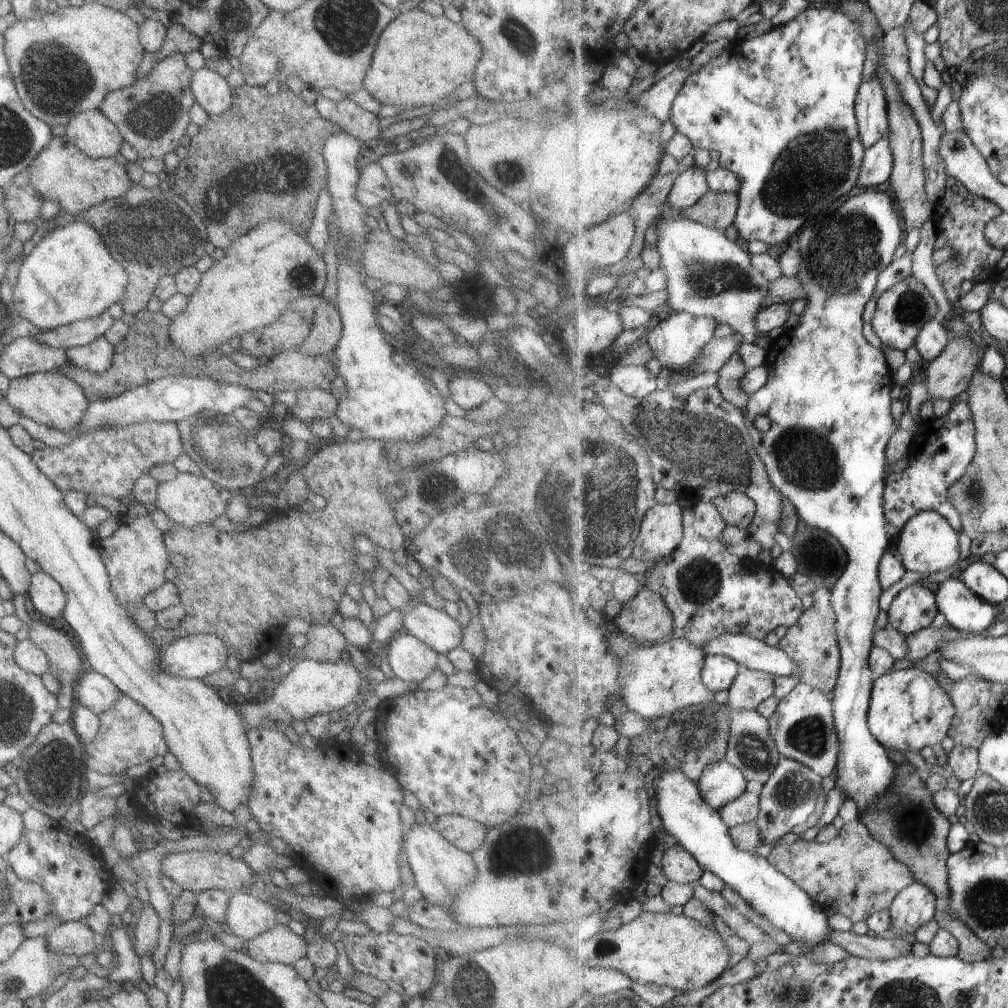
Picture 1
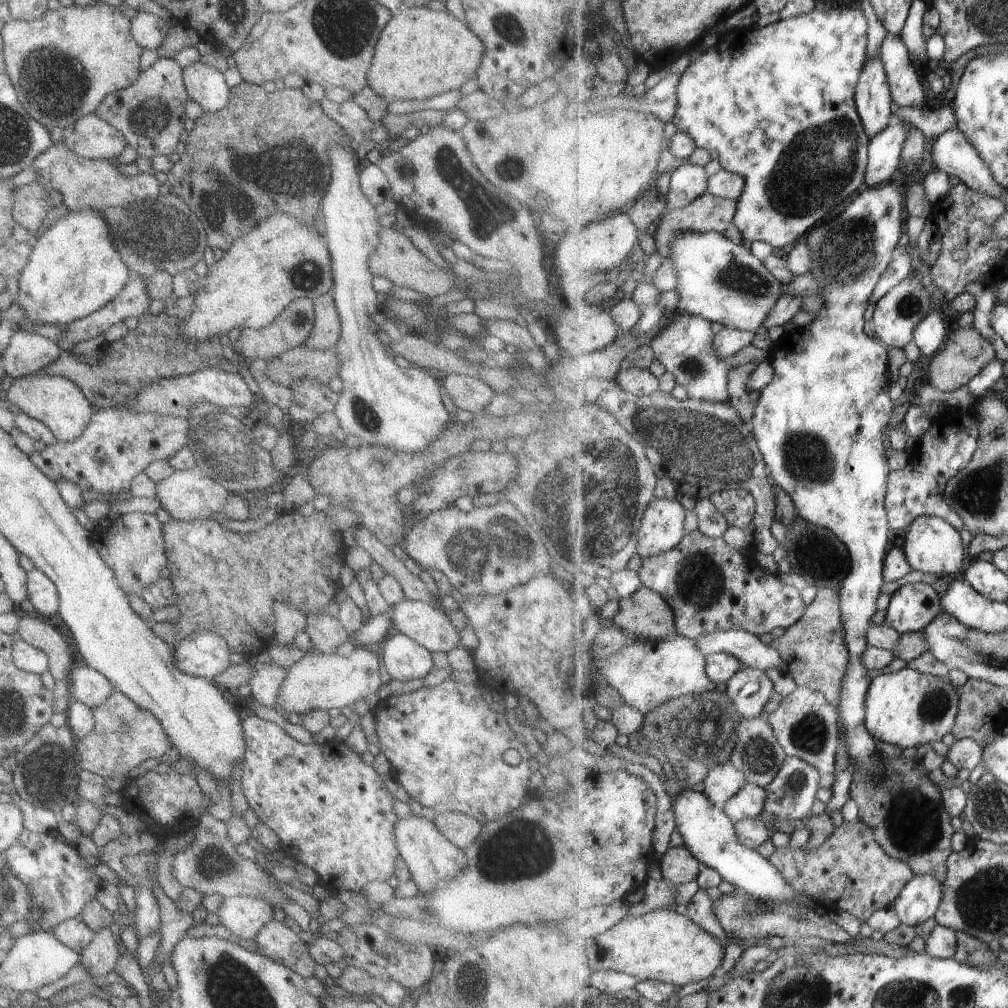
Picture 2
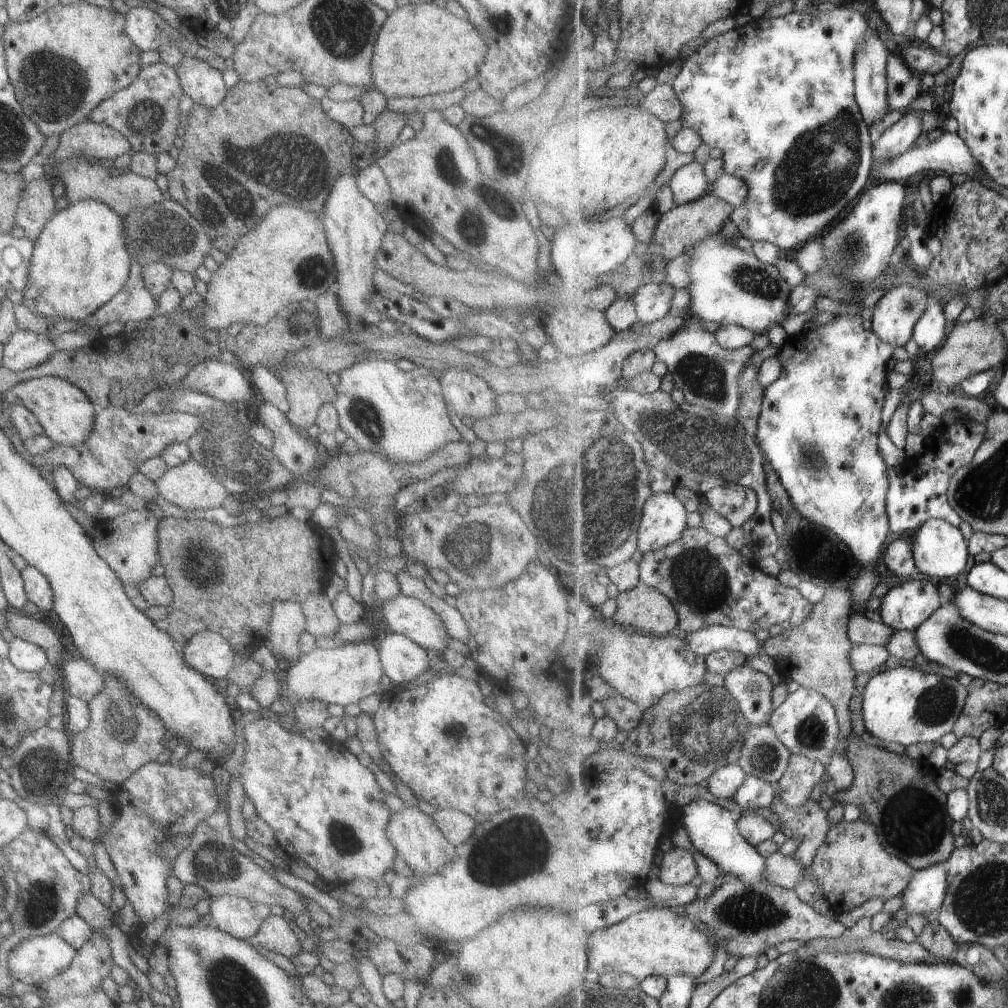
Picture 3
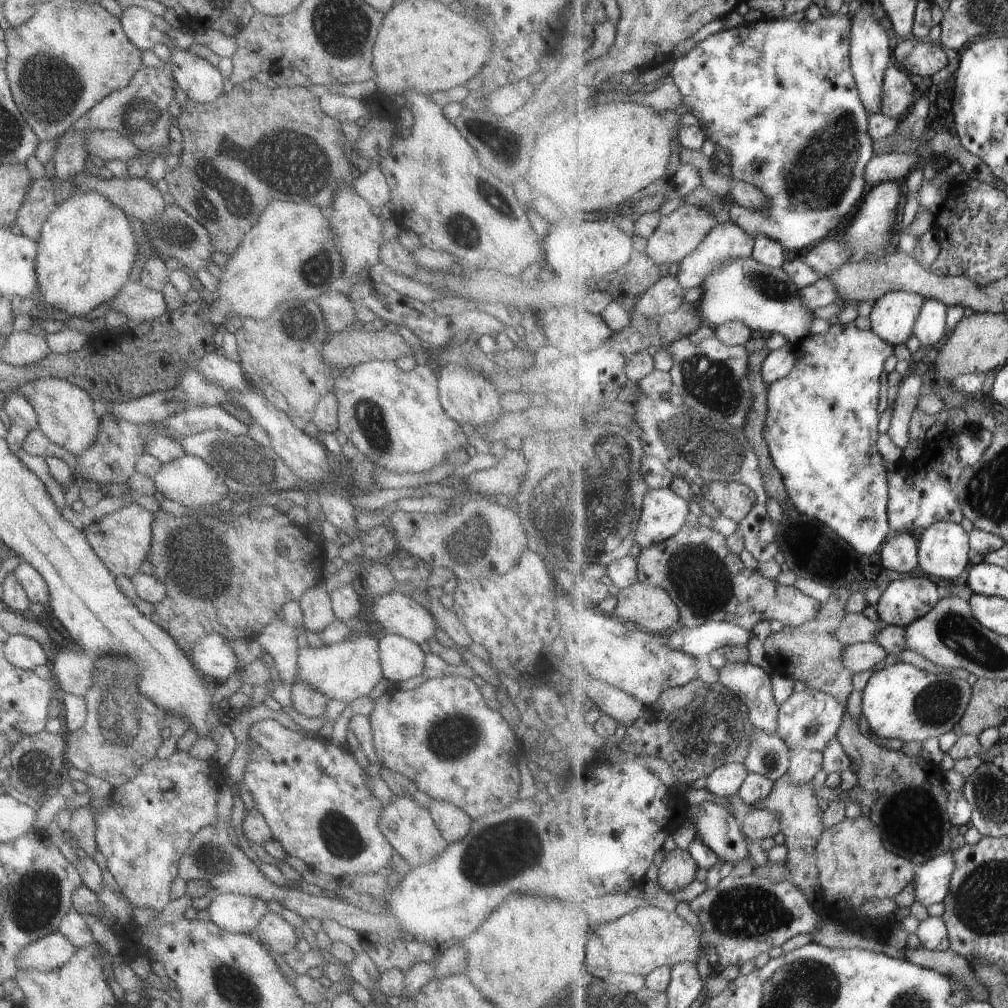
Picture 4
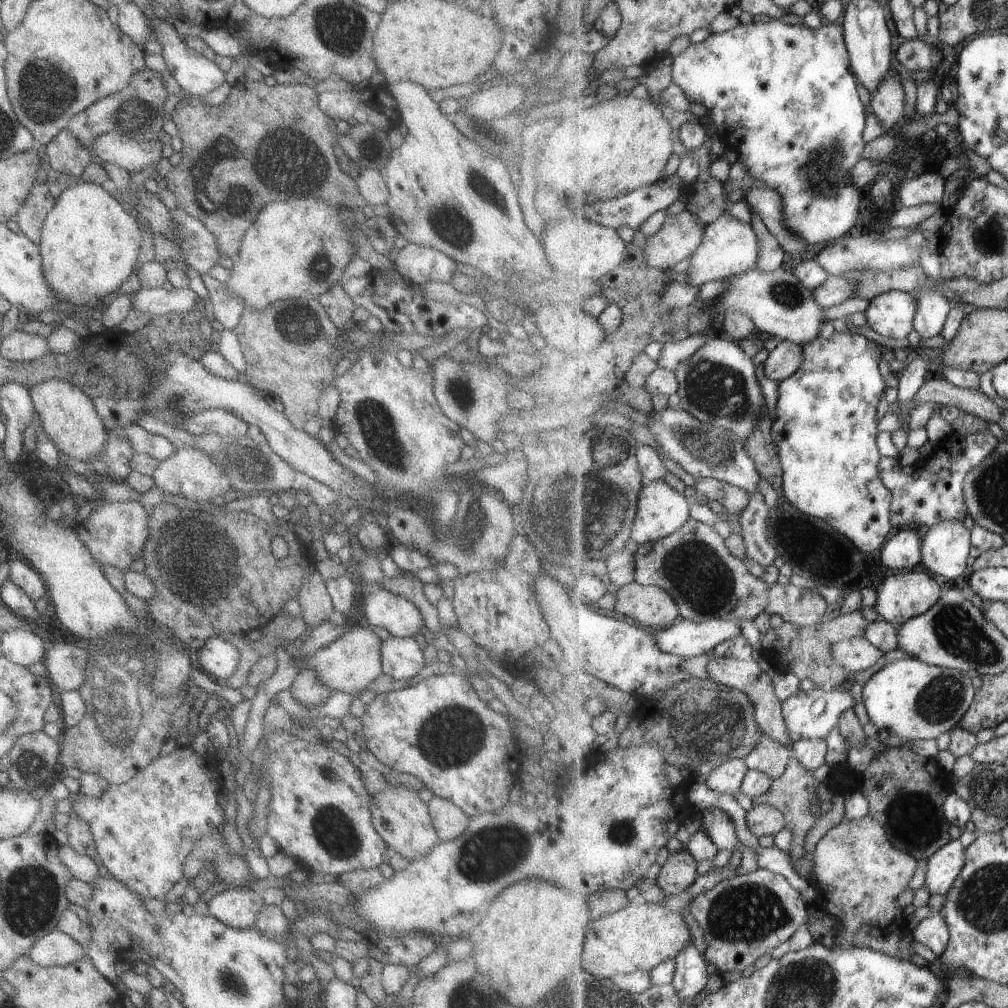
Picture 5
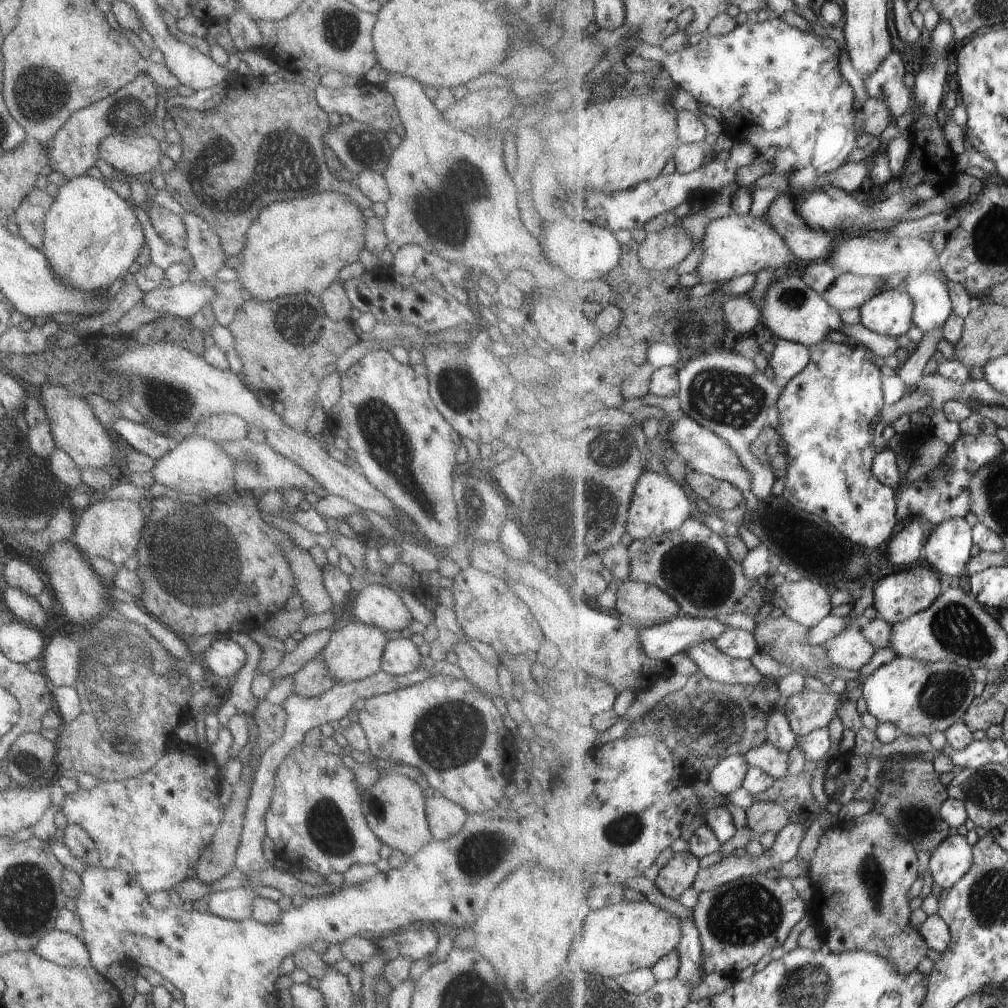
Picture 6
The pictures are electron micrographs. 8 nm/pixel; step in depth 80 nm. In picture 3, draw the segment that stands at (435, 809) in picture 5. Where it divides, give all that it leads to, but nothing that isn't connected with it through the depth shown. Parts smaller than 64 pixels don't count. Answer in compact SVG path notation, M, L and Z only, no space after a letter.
M435 809L430 817L444 839L454 847L465 843L477 824L470 816L455 809Z

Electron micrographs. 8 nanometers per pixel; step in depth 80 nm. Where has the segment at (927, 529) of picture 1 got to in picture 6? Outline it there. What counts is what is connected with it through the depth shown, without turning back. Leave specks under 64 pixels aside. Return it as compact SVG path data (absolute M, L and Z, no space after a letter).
M965 517L946 519L928 536L926 545L922 550L922 558L928 562L932 569L935 569L940 575L946 574L948 578L955 578L959 574L966 573L967 563L972 559L971 552L973 552L973 546L975 546L972 528Z

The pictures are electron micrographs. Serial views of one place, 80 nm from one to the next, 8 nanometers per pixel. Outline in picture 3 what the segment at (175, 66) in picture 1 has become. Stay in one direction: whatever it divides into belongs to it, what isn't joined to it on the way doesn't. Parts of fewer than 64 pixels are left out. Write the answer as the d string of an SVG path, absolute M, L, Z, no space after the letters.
M159 59L153 64L142 66L125 88L98 102L85 119L120 132L135 153L156 155L168 152L176 137L175 130L181 125L182 114L177 106L182 94L175 69Z

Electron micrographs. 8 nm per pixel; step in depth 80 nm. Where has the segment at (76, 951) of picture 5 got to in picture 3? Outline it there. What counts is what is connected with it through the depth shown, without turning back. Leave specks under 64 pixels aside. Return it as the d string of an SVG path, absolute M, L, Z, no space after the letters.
M55 932L26 938L10 950L6 969L15 983L35 986L65 970L75 951Z

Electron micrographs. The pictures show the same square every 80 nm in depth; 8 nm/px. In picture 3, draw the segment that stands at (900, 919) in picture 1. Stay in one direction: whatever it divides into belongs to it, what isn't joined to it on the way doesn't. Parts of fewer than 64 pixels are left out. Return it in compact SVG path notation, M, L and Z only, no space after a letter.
M947 864L931 865L914 872L910 885L903 892L902 905L908 915L923 914L929 916L939 911L945 902L949 878Z

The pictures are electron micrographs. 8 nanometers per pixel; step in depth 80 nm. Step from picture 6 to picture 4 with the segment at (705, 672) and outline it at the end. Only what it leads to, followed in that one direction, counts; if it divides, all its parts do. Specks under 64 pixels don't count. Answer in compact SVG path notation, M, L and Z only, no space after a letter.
M729 663L719 670L719 682L748 706L755 729L776 732L780 706L774 695L772 677L759 666Z

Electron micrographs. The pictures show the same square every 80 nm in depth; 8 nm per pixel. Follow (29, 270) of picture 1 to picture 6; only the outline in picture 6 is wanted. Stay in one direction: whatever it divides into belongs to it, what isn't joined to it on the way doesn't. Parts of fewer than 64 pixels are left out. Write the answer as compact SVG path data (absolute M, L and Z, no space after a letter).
M86 174L71 177L57 188L57 194L42 222L41 254L51 266L54 275L68 287L91 293L93 290L106 289L117 278L123 278L126 272L135 267L135 258L144 246L143 230L137 221L133 206L127 206L125 200L109 188L107 181L95 179Z

